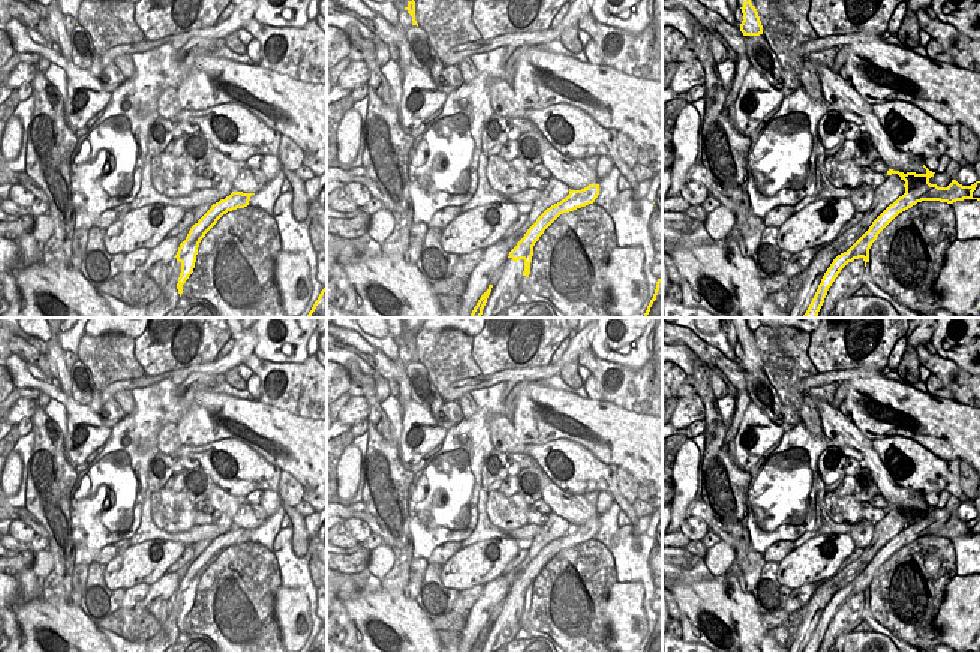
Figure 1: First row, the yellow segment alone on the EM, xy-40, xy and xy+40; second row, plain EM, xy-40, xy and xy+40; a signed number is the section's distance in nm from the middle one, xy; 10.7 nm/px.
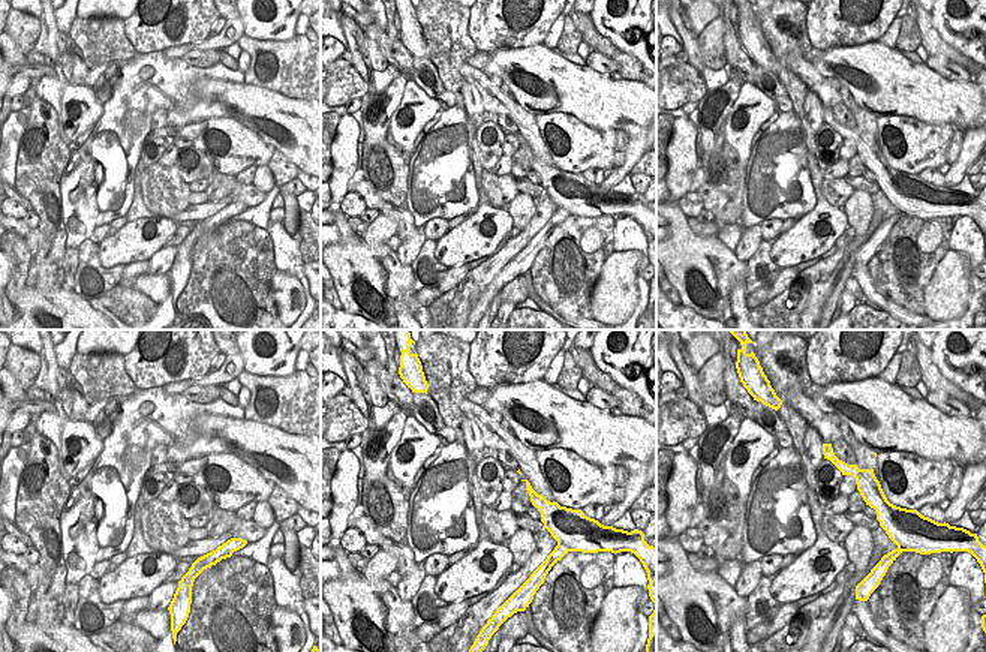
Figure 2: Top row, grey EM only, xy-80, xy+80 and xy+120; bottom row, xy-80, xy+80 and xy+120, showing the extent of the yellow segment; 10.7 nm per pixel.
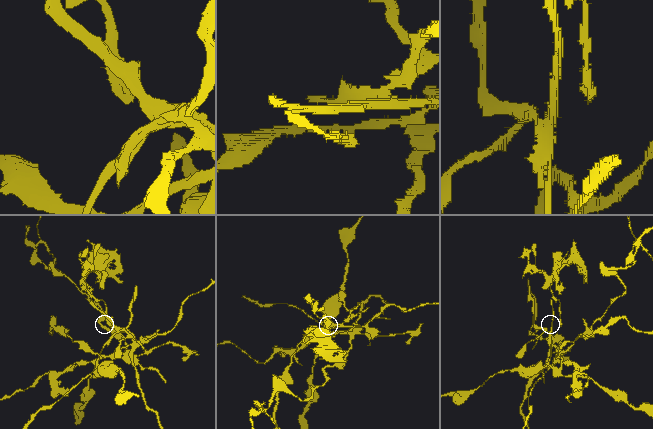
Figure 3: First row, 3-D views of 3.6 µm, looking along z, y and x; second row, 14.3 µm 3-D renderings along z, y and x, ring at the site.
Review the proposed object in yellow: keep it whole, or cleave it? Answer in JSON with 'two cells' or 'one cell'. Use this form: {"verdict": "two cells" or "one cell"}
{"verdict": "two cells"}

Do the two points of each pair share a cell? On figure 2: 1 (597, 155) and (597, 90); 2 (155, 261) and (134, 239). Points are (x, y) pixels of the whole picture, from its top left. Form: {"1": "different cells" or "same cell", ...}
{"1": "different cells", "2": "different cells"}

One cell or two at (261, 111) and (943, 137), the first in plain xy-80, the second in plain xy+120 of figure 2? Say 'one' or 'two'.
two

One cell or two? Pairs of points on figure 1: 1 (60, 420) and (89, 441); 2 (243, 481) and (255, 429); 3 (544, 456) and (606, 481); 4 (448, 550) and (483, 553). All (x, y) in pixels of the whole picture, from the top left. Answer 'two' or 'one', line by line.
1: two
2: two
3: one
4: two

